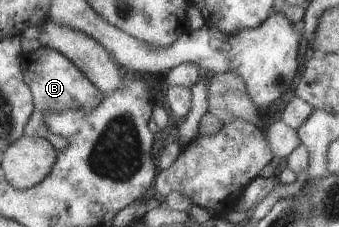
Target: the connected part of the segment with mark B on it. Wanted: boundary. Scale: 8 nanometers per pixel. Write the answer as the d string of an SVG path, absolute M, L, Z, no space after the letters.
M41 46L31 53L24 54L22 60L26 82L30 84L35 102L34 114L30 122L27 122L26 135L47 138L57 151L65 150L69 146L67 144L69 140L48 130L45 118L47 110L61 111L67 108L93 110L105 100L103 92L63 52Z

